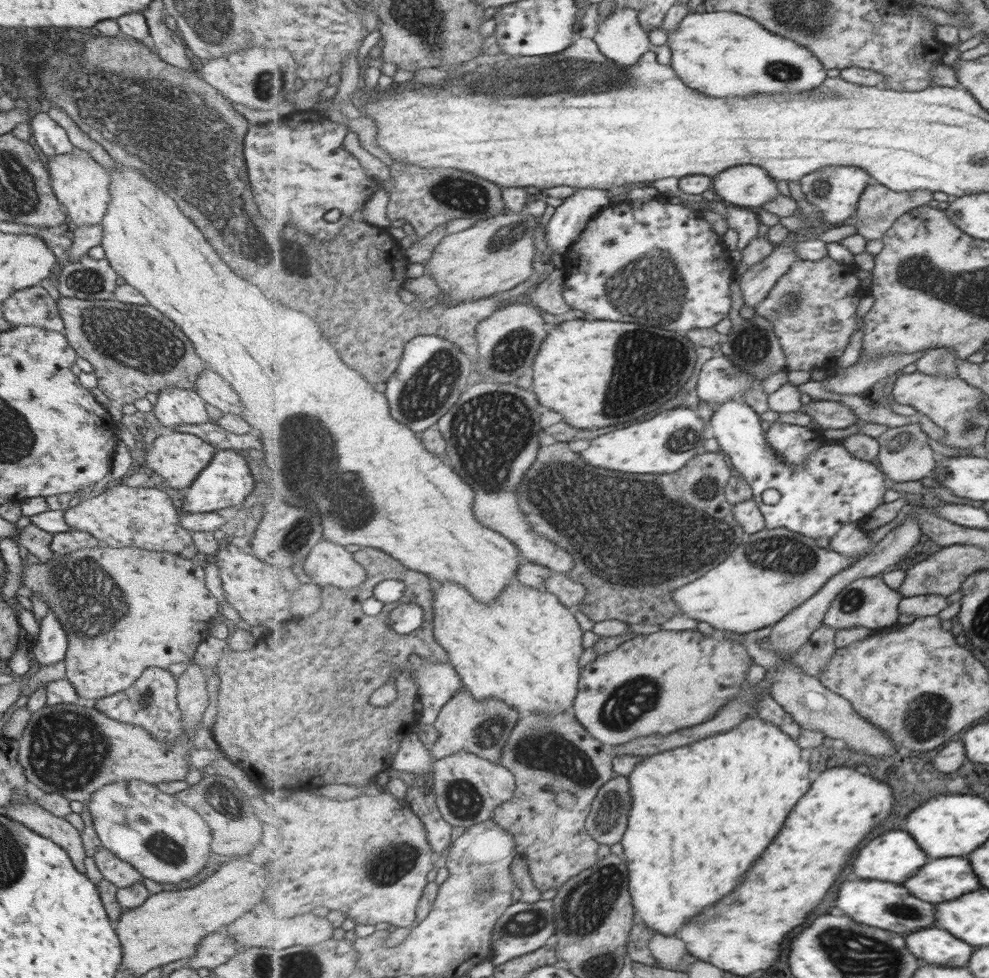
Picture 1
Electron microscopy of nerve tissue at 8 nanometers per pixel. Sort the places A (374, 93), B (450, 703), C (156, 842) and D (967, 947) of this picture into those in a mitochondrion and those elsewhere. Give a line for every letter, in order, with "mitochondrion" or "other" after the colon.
A: other
B: other
C: mitochondrion
D: other

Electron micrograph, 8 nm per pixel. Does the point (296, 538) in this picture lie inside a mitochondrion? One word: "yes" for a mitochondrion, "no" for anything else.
yes

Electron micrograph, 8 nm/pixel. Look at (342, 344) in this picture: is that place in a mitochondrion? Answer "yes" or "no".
no

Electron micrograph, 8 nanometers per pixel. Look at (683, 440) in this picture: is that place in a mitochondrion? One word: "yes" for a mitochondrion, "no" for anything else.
yes

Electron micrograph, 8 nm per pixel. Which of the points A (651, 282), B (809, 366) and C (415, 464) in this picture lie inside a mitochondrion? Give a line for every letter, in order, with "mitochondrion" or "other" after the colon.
A: mitochondrion
B: other
C: other

